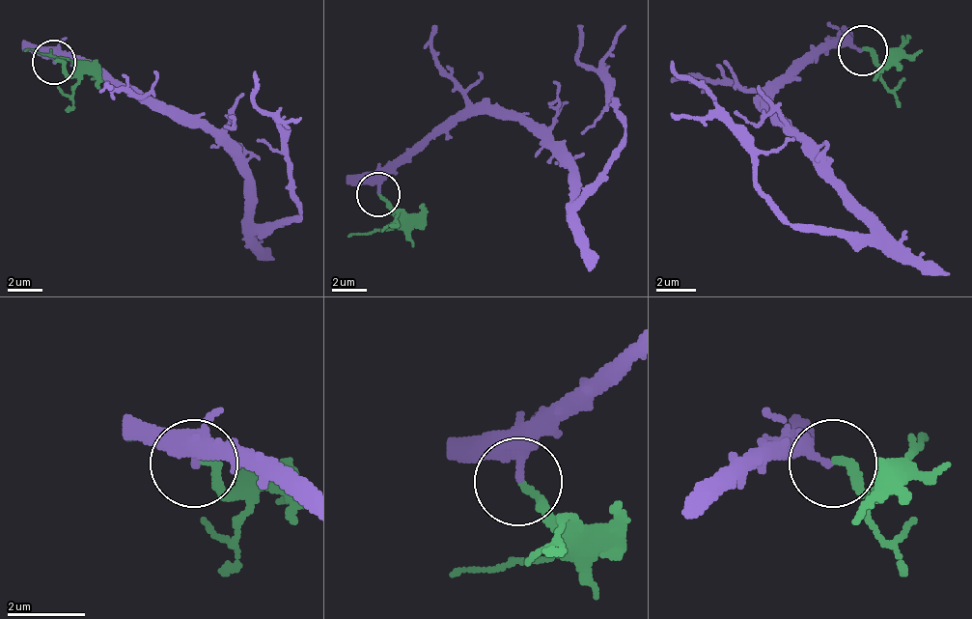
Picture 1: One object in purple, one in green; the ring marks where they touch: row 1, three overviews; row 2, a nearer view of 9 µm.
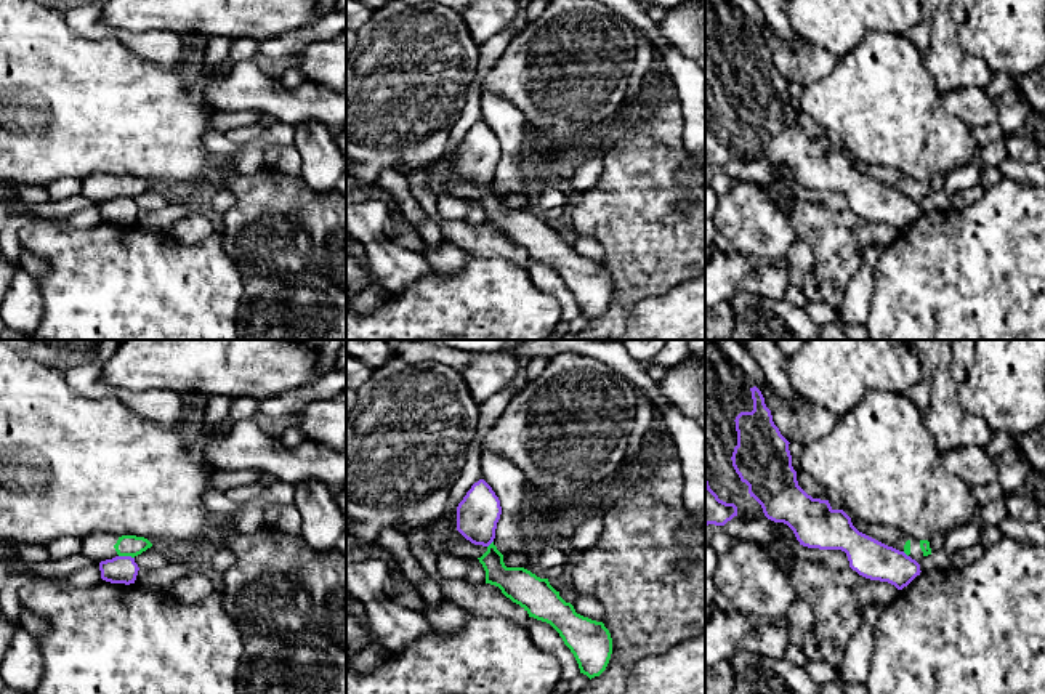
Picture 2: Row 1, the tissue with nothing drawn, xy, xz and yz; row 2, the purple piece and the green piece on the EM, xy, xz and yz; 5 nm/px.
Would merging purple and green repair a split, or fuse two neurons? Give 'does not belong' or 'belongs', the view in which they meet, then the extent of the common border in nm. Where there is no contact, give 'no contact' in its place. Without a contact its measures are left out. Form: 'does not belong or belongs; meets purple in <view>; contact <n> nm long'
does not belong; meets purple in xy; contact 80 nm long

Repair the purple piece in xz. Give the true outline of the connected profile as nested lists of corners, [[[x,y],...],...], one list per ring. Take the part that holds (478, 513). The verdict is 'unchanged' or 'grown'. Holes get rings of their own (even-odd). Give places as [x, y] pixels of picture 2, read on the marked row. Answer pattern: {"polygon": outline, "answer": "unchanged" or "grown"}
{"polygon": [[[479,479],[457,506],[457,531],[471,543],[489,547],[495,539],[500,514],[498,497],[484,479]]], "answer": "unchanged"}

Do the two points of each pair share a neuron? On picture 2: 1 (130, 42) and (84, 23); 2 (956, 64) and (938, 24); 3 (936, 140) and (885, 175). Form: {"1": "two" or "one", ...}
{"1": "one", "2": "one", "3": "two"}

